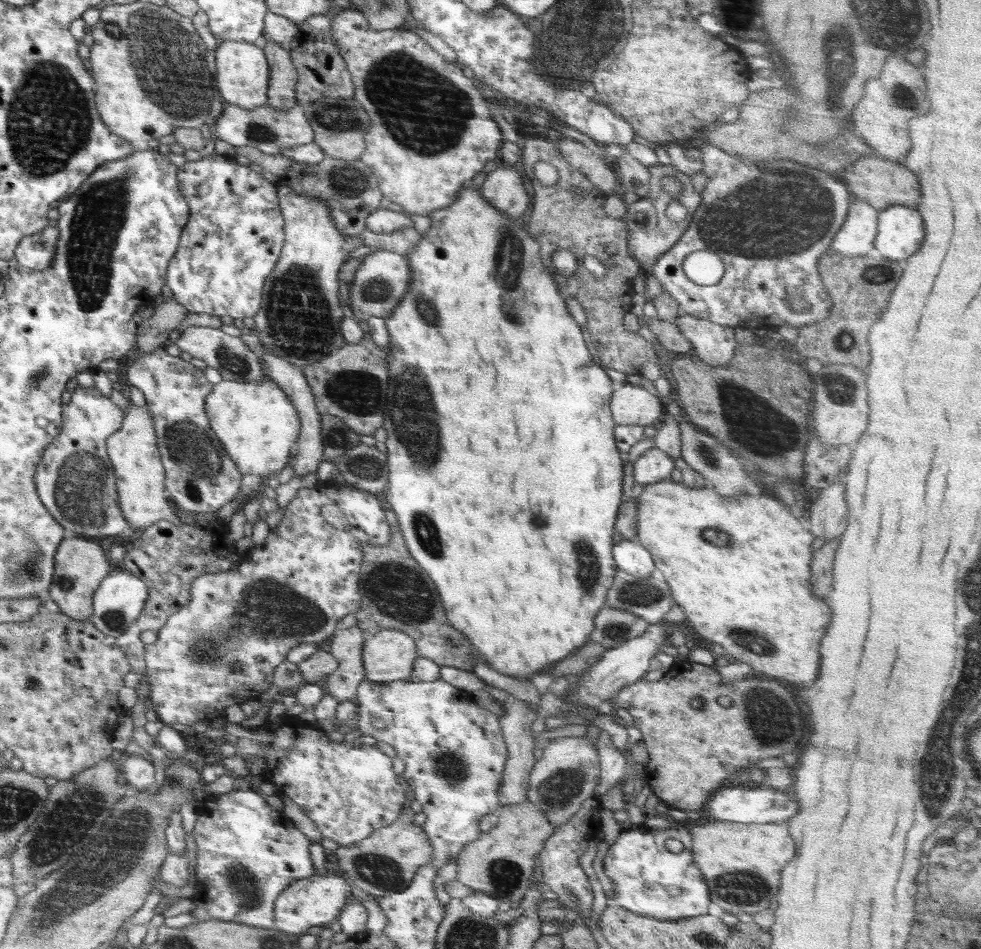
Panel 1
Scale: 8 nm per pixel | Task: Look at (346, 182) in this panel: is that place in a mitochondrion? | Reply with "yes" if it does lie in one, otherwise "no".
yes

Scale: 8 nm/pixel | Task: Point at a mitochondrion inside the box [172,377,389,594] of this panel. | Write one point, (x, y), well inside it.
(364, 466)

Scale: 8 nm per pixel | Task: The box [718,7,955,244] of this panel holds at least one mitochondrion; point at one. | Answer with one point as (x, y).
(901, 95)

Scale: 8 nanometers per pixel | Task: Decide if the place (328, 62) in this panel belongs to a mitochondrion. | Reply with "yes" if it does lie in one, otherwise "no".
no

